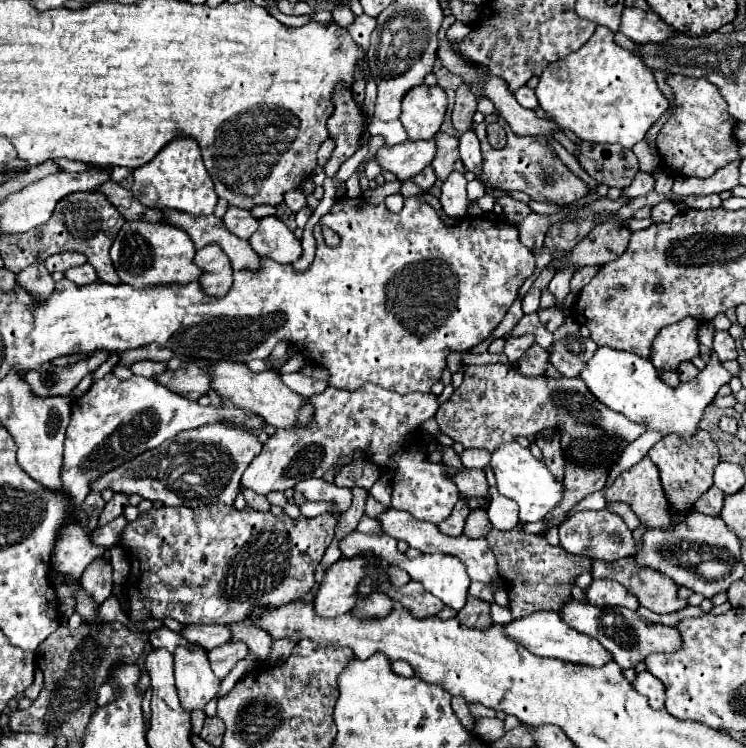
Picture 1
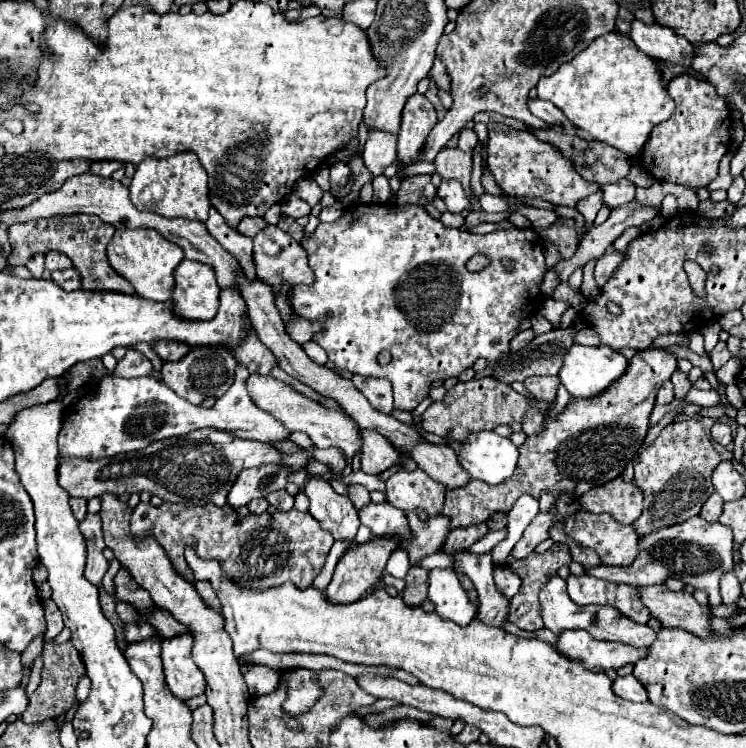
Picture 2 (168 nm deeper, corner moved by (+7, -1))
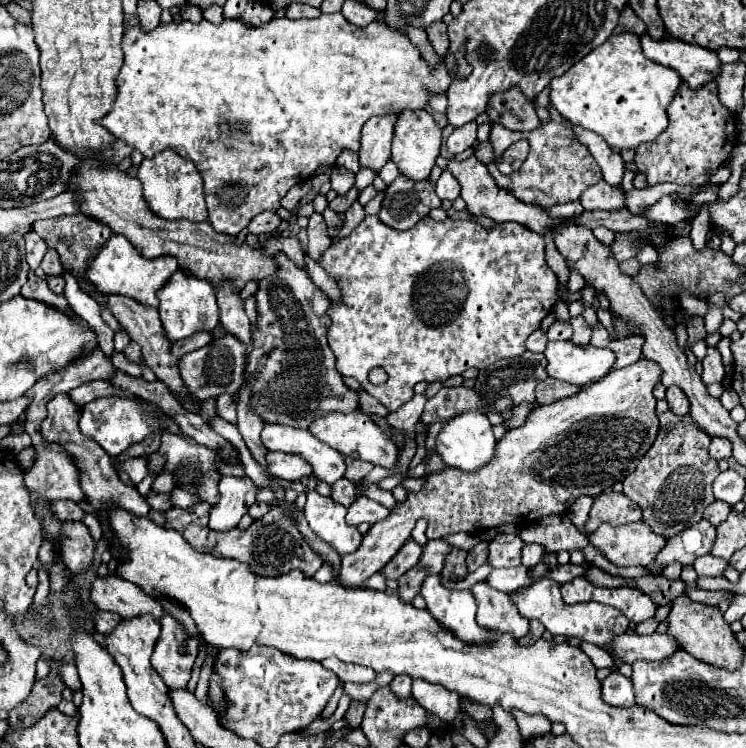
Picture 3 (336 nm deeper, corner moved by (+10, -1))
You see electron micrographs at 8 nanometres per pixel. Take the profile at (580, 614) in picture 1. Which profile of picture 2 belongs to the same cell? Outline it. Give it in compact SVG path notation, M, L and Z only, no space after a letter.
M552 576L552 580L548 580L548 584L540 590L540 606L542 606L542 620L544 620L544 628L552 630L554 634L564 632L564 630L586 630L590 632L596 640L612 640L612 642L624 642L636 648L646 648L656 640L656 632L646 626L646 624L636 624L634 620L622 616L616 608L612 606L580 606L574 604L568 598L566 592L566 582L560 576Z

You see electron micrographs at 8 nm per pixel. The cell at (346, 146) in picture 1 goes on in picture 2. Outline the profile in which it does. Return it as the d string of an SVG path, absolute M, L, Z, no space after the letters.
M338 162L338 164L334 164L334 166L330 168L332 188L344 188L344 186L348 184L348 180L350 180L350 168L348 168L348 164Z

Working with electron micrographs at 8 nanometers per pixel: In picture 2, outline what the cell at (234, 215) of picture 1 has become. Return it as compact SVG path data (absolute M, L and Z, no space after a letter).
M244 218L242 222L240 222L240 226L238 226L238 232L240 234L244 234L244 236L250 236L250 238L254 238L262 228L266 228L268 224L266 224L266 220L264 218Z

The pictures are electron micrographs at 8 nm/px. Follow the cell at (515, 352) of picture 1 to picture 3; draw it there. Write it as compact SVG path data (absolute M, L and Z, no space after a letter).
M537 330L529 336L529 340L525 340L525 348L531 350L531 352L543 352L545 350L545 344L547 344L547 338L545 338L545 332L543 330Z

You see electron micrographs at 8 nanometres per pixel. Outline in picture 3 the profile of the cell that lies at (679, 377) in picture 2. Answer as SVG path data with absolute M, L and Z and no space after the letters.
M669 386L667 388L667 396L665 396L667 404L671 406L671 412L677 416L685 416L689 412L689 400L685 396L685 392L679 386Z

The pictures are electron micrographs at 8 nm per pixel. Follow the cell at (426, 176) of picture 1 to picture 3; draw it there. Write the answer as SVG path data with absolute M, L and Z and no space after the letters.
M397 176L387 188L383 208L377 216L395 230L409 230L437 206L441 206L441 200L431 180L415 182L407 176Z

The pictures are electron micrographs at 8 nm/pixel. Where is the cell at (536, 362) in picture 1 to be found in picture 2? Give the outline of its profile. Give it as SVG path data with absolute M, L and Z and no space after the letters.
M532 376L524 382L526 390L532 392L538 400L544 402L554 402L556 400L556 390L560 386L560 378L548 378L548 376Z

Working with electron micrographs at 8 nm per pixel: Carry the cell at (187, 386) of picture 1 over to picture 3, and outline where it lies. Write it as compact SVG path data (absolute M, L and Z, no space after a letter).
M221 336L215 338L211 344L203 346L201 350L189 352L179 358L179 372L183 378L189 396L195 400L209 400L221 394L237 394L243 384L243 370L245 370L245 346L235 336Z

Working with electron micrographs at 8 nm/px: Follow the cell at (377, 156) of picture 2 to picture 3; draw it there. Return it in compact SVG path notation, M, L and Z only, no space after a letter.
M361 168L361 170L357 172L357 176L355 176L355 186L357 186L357 190L363 190L363 188L369 186L375 178L377 178L377 172L373 172L371 168L369 168L369 170L367 170L367 168Z

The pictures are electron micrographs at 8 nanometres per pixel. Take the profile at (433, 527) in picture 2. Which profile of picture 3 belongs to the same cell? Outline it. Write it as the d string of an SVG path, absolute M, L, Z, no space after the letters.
M409 538L409 540L401 546L401 550L389 560L389 564L387 564L381 572L383 572L387 578L397 580L397 578L401 578L407 570L411 570L411 568L419 562L421 554L423 554L423 546L421 546L419 542L415 542L413 538Z

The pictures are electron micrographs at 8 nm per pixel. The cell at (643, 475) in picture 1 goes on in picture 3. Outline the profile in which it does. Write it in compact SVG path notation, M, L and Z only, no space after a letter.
M609 492L609 494L599 494L593 498L593 506L589 512L589 522L585 526L585 532L591 532L603 522L609 522L613 526L629 524L629 522L639 522L641 520L641 508L633 504L623 492Z

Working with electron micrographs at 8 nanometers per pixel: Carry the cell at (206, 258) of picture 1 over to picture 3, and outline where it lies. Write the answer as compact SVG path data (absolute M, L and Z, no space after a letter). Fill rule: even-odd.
M177 270L167 284L157 292L157 298L161 300L159 304L159 316L165 328L165 336L169 336L169 340L181 340L187 338L195 332L207 330L211 332L217 324L219 324L219 308L215 302L215 286L209 280L201 280L185 270ZM217 316L217 322L215 322Z

